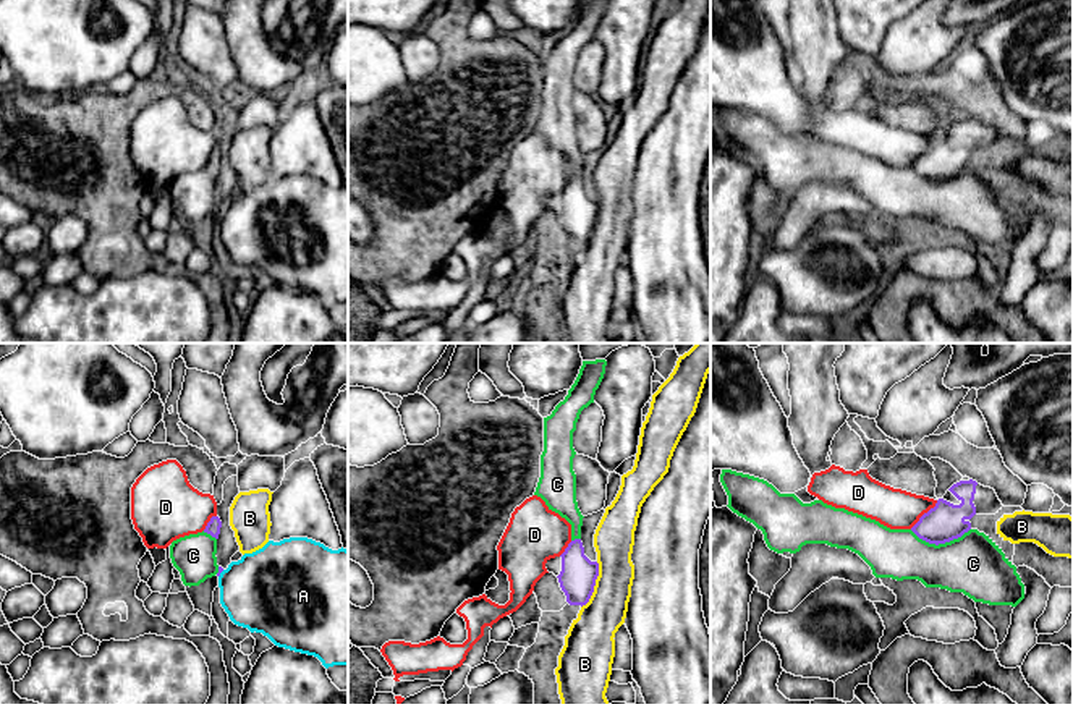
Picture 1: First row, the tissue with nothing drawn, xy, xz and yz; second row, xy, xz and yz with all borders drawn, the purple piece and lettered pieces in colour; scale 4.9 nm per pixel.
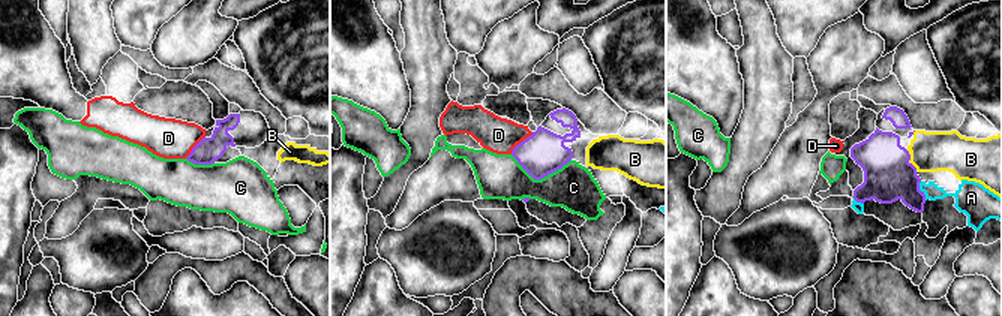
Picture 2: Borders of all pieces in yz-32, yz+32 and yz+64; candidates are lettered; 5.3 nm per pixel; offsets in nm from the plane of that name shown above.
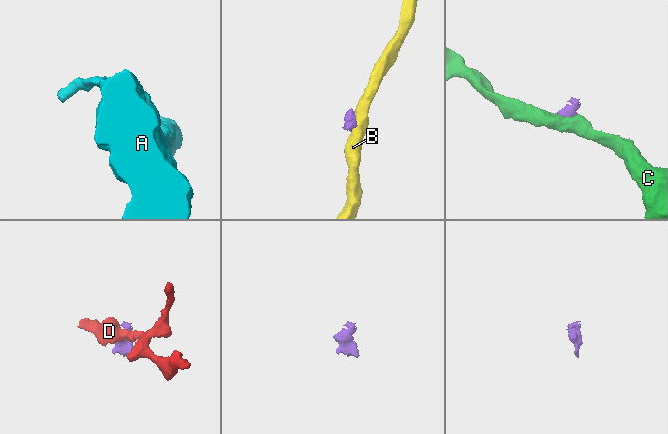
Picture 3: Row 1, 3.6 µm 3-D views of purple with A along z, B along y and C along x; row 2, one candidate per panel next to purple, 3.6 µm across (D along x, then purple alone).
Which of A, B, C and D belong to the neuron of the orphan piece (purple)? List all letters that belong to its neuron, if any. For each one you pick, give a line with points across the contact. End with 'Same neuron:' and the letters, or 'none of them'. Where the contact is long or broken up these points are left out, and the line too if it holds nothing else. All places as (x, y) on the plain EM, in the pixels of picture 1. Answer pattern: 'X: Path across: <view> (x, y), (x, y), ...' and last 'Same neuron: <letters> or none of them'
Same neuron: none of them

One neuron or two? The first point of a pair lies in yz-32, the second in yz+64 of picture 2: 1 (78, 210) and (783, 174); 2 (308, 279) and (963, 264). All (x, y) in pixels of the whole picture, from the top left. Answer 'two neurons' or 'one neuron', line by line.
1: one neuron
2: two neurons

